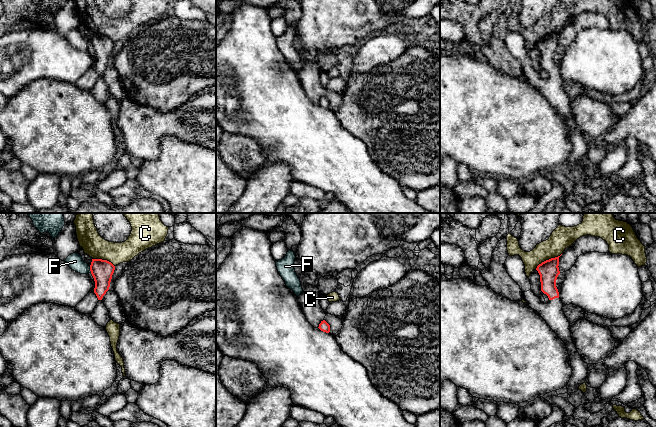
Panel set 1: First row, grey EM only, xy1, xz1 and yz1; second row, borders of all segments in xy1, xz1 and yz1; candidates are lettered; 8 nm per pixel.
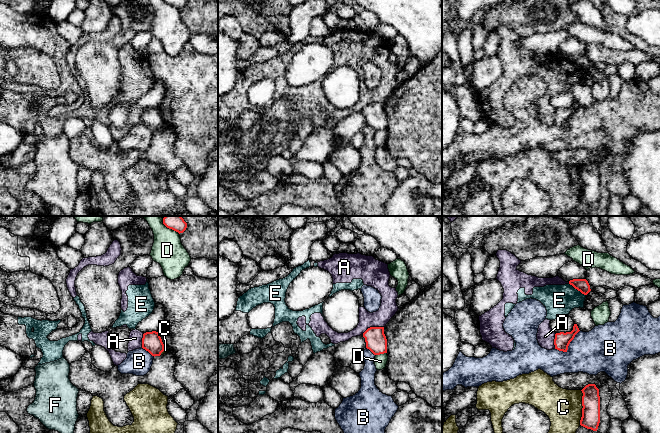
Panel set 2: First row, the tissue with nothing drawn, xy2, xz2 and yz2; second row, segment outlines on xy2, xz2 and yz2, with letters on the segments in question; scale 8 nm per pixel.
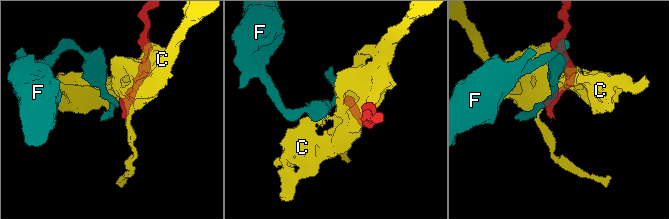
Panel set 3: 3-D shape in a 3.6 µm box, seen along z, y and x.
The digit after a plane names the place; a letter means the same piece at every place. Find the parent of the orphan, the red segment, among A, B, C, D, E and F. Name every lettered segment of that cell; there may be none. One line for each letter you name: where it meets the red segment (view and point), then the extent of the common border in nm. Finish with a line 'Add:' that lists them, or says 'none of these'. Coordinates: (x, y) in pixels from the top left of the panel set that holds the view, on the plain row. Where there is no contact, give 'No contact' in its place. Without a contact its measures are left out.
Add: none of these

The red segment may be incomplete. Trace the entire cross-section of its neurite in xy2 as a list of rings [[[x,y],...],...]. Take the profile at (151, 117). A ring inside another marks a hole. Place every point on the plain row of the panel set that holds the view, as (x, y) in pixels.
[[[152,107],[143,110],[142,124],[148,127],[152,132],[160,132],[164,127],[164,120],[159,108]]]

